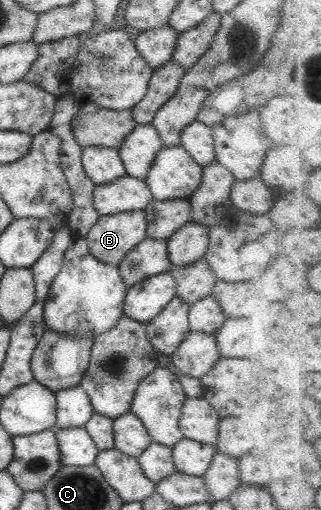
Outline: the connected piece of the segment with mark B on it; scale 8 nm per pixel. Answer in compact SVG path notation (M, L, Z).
M142 211L119 212L99 216L84 239L95 260L116 267L136 244L146 238L145 230Z

